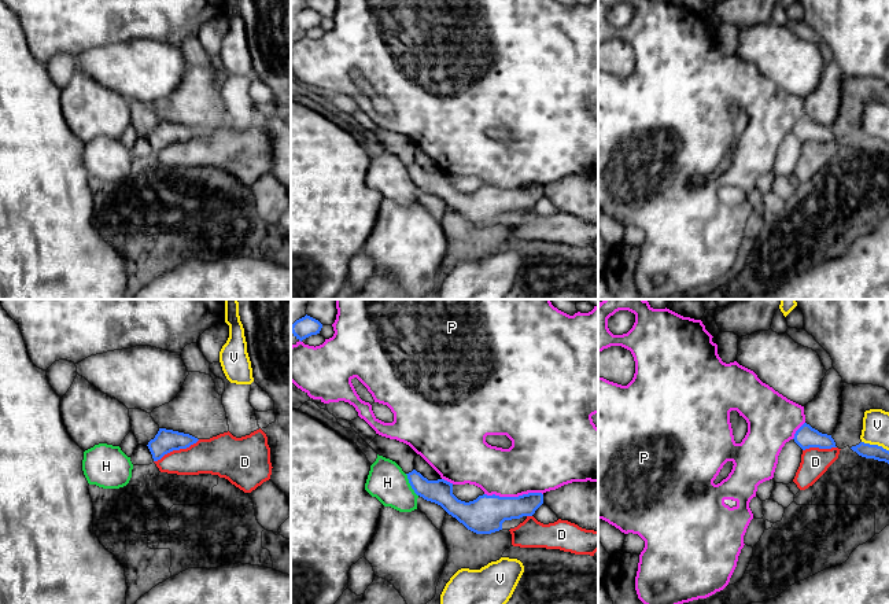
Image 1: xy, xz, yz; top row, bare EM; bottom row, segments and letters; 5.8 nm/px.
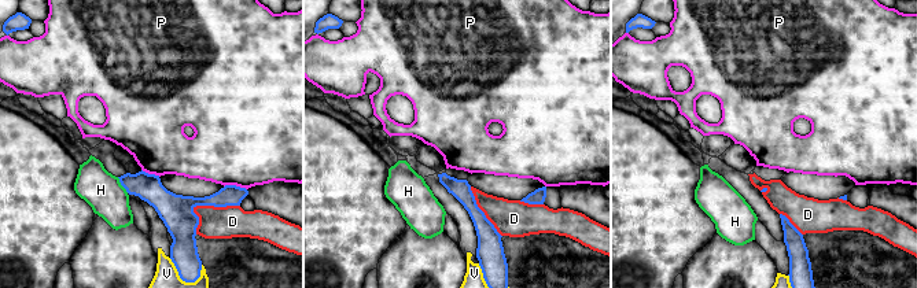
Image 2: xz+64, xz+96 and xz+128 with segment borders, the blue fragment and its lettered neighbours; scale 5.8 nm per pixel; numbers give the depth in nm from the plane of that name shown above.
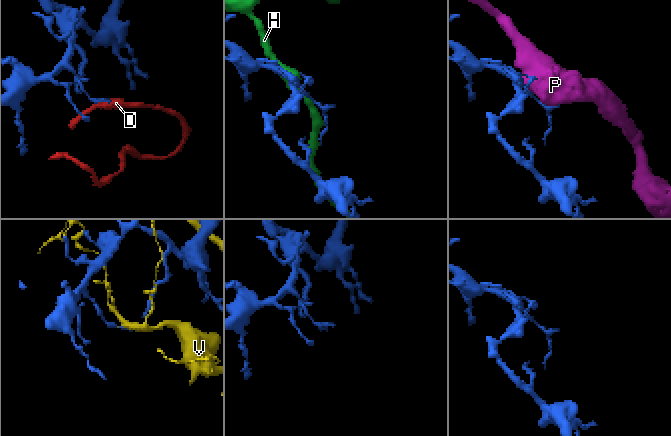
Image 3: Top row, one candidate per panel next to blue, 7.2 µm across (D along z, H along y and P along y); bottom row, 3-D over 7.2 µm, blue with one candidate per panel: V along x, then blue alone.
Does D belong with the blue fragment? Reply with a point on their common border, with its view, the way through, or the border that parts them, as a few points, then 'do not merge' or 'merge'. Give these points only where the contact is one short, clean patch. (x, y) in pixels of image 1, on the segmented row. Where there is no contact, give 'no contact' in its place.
contact xy (176, 449); do not merge

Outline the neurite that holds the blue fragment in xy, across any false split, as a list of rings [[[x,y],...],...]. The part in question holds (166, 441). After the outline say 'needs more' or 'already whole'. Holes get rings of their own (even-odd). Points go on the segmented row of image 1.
[[[159,428],[155,438],[151,439],[147,446],[152,454],[154,461],[158,461],[165,454],[173,450],[187,449],[191,445],[196,443],[198,441],[199,441],[198,438],[189,434]]]; already whole

